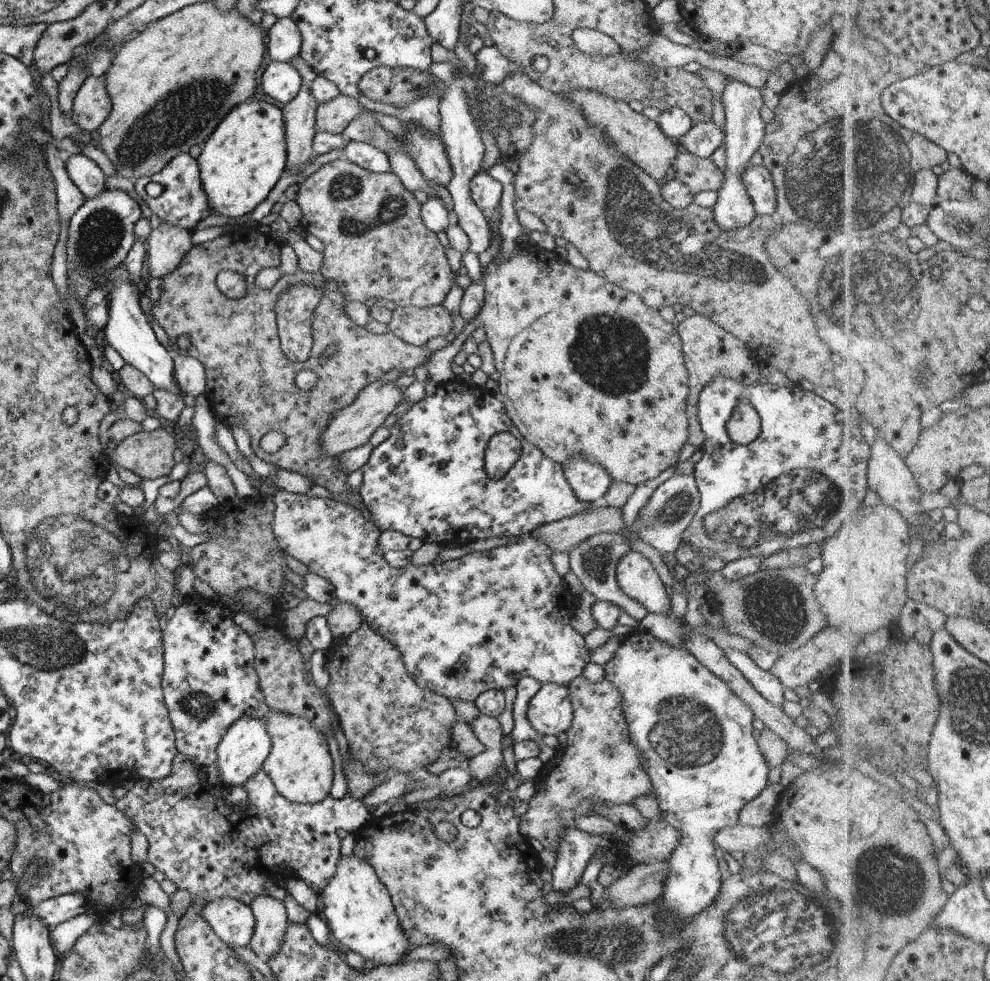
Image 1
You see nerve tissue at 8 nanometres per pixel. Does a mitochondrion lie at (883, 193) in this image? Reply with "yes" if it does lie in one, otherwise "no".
yes

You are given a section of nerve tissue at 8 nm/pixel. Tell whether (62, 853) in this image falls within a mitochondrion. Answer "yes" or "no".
no

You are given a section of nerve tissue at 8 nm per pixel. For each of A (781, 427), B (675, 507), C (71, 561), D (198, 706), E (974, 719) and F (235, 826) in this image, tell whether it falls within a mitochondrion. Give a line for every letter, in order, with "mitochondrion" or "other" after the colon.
A: other
B: mitochondrion
C: mitochondrion
D: mitochondrion
E: mitochondrion
F: other

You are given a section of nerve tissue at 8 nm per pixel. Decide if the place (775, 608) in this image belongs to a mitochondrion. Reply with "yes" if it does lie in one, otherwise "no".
yes

